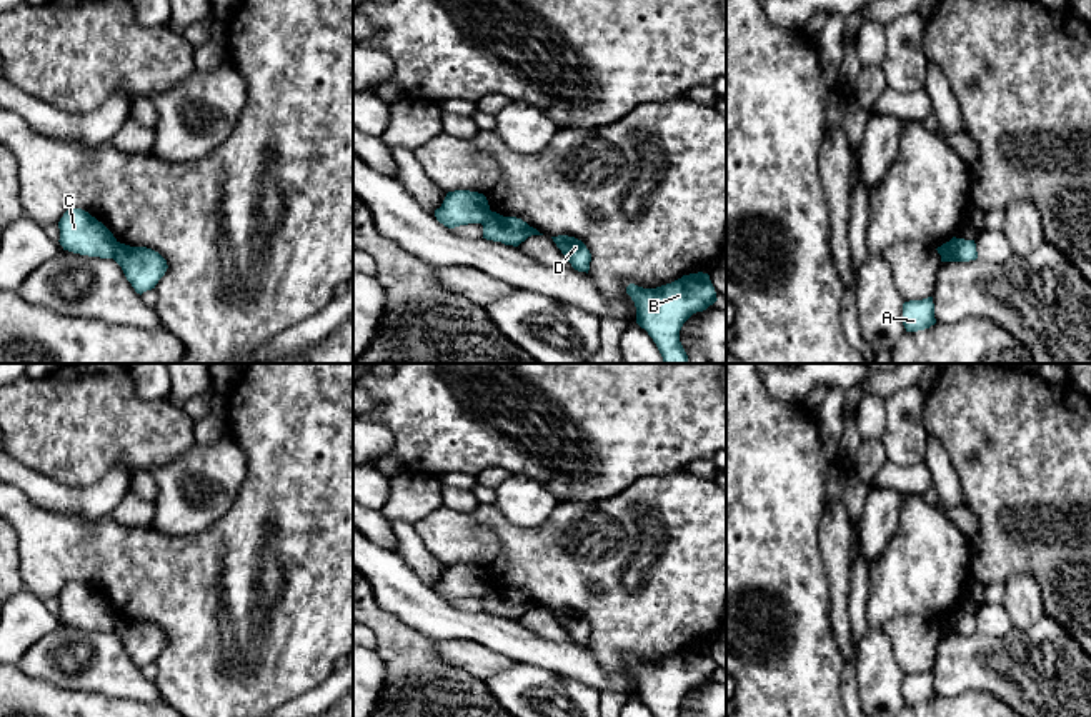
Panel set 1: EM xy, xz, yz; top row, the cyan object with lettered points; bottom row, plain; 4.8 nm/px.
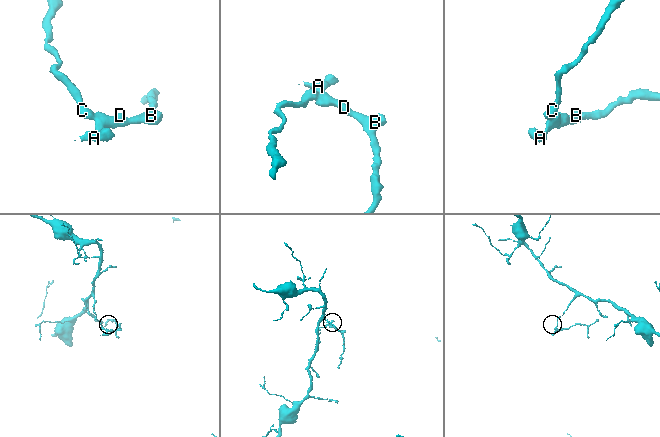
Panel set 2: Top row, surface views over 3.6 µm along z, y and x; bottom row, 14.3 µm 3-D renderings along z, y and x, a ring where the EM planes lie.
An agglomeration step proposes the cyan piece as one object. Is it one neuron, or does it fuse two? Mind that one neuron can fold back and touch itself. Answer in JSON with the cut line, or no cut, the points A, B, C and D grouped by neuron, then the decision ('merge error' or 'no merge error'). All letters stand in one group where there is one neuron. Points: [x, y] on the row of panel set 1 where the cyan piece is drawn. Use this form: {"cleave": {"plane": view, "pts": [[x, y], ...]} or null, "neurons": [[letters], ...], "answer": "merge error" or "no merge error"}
{"cleave": {"plane": "yz", "pts": [[956, 239], [941, 257]]}, "neurons": [["A", "B", "D"], ["C"]], "answer": "merge error"}

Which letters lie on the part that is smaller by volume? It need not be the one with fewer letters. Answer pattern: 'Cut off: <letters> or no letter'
Cut off: A, B, D

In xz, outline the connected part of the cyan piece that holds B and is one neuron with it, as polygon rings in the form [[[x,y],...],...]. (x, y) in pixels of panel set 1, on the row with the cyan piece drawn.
[[[690,273],[656,288],[630,283],[626,293],[635,302],[636,323],[653,338],[663,364],[690,364],[680,330],[693,313],[718,300],[710,275]]]

